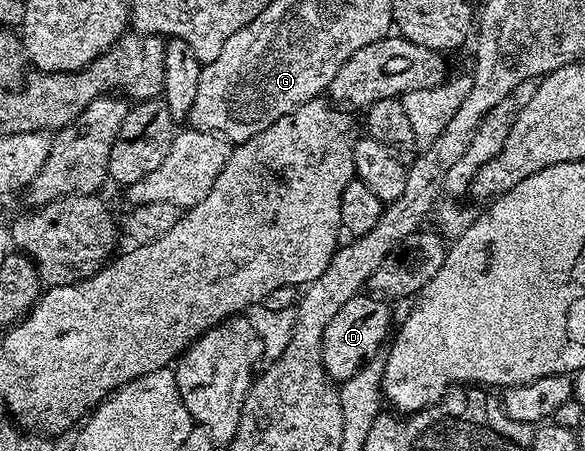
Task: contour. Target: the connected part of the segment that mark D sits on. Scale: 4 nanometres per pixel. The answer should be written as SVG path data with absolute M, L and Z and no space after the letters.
M358 294L355 298L351 298L351 302L347 302L347 306L343 306L343 310L339 310L339 314L335 314L335 318L331 318L331 322L327 322L327 330L323 330L321 339L321 353L323 354L325 373L329 375L330 380L334 382L349 380L361 367L382 351L381 343L385 339L388 341L391 336L388 307L390 308L390 305L376 295Z

